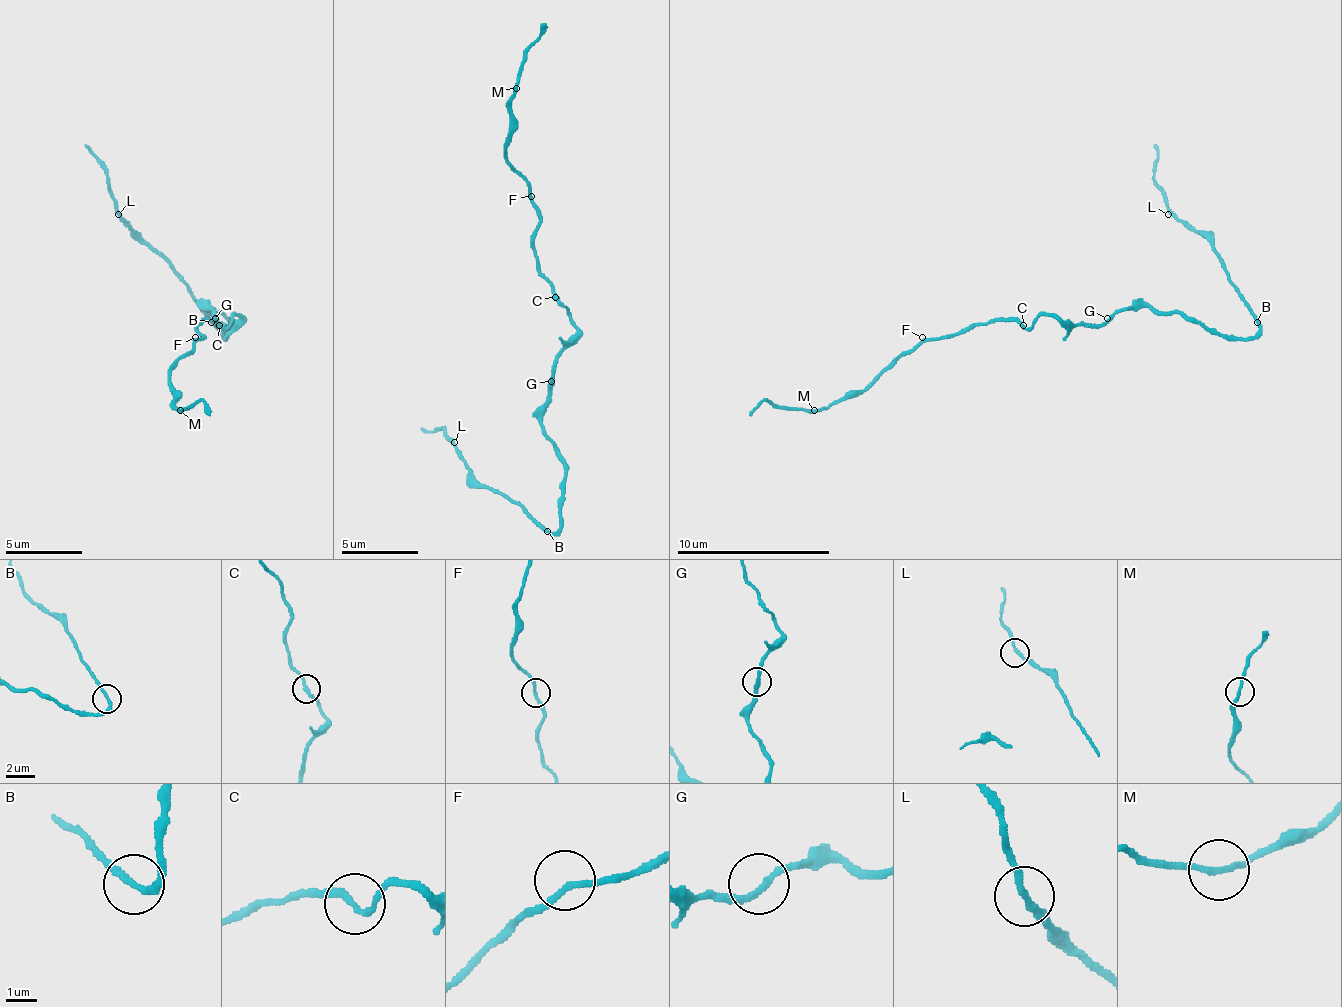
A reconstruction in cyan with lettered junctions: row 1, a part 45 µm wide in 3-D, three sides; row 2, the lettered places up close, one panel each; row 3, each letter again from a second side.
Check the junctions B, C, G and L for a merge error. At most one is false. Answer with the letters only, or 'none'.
none

